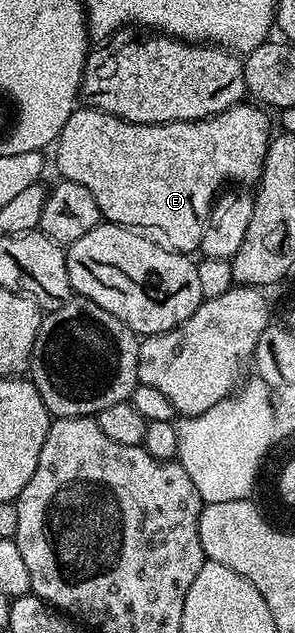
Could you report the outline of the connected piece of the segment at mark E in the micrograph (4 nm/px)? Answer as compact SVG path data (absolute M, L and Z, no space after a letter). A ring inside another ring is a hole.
M239 104L195 122L165 122L151 126L125 122L108 112L76 108L72 116L68 116L68 124L64 124L52 147L54 162L65 181L84 184L84 188L96 196L96 204L105 221L139 232L159 230L161 241L169 249L193 255L198 250L200 236L204 236L214 200L223 187L227 184L254 184L262 174L272 129L266 119L267 111L261 105L246 105Z

